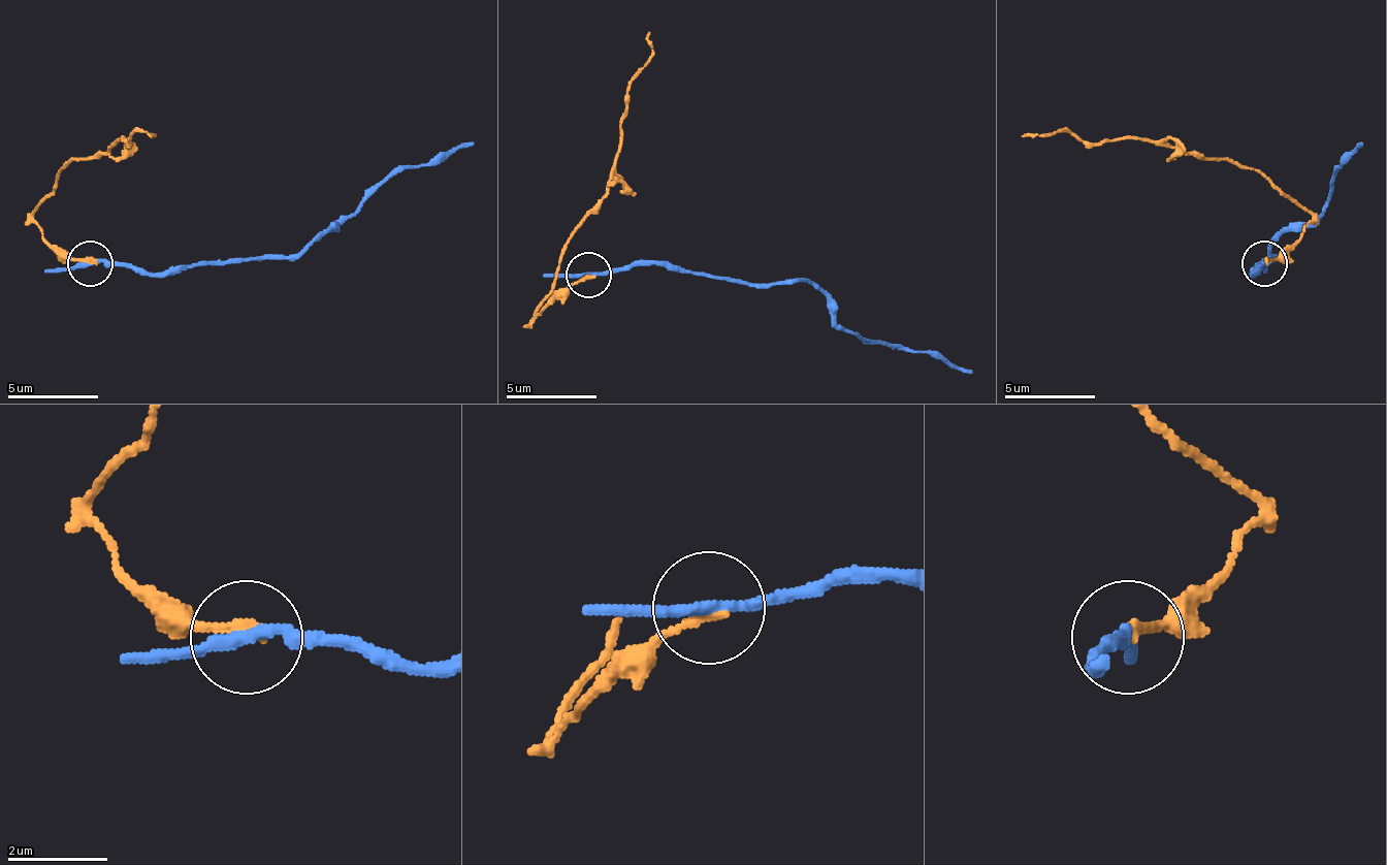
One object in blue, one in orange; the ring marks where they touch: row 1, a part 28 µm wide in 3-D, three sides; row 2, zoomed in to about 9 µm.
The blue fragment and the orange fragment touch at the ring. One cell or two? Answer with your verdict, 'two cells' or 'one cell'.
two cells

